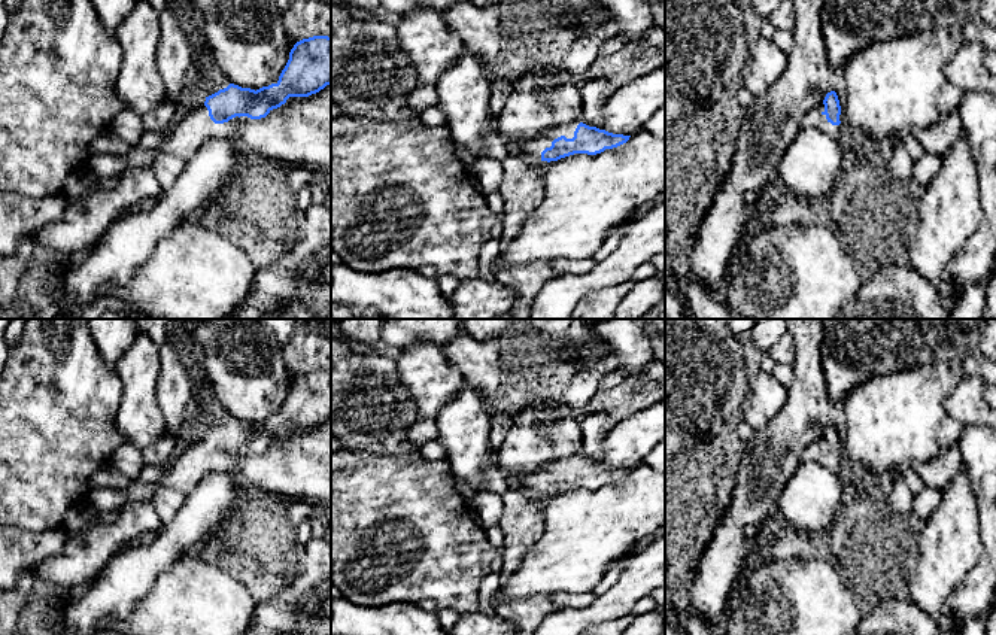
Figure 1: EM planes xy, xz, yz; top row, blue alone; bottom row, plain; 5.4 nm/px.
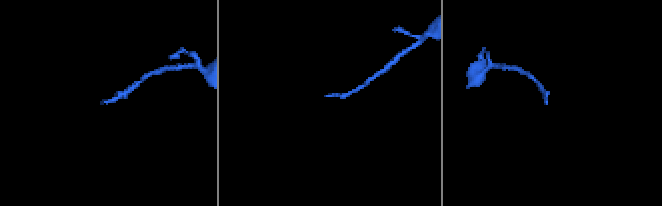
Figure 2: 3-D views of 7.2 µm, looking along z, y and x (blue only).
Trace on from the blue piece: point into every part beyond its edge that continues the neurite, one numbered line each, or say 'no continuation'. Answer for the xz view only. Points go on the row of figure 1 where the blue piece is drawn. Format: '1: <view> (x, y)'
1: xz (534, 146)

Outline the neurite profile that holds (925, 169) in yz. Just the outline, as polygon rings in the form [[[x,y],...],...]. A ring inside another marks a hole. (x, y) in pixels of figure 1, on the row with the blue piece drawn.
[[[924,154],[914,162],[913,177],[923,186],[926,186],[941,168],[941,157]]]

